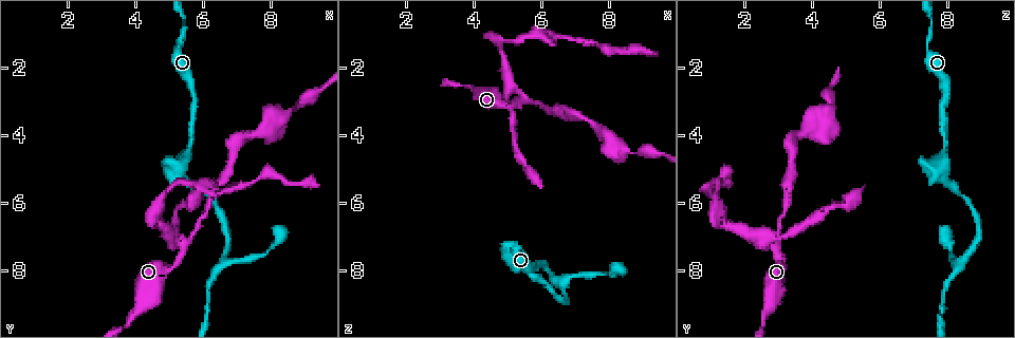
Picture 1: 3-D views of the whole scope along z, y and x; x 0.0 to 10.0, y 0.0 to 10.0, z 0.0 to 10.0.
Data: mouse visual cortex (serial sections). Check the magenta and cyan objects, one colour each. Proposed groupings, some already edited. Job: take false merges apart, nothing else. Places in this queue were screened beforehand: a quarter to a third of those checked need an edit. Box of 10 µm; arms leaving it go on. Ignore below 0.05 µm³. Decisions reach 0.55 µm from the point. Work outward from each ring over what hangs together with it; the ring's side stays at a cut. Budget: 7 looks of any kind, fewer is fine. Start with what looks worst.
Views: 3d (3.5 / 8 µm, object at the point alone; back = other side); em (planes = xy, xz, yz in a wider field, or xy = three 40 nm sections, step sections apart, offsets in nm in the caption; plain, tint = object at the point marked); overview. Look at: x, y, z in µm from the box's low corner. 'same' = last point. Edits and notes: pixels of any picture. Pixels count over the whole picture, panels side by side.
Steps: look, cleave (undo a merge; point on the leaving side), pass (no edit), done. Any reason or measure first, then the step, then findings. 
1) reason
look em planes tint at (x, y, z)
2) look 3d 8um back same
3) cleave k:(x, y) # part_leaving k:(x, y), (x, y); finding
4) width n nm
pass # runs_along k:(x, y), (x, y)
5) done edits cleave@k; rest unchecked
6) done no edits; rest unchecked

four arms meet
look 3d 3.5um at (5.45, 7.35, 2.95)

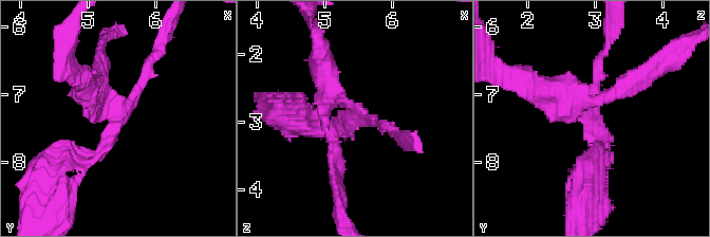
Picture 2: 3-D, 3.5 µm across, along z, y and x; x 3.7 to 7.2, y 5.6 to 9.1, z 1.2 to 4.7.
arm_widths 150, 150, 200, 350 nm
cleave 2:(605, 94) # part_leaving 2:(577, 106), (501, 71); a second cell is stuck on

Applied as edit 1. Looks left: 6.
abrupt turn
look 3d 3.5um at (5.35, 4.80, 7.70)

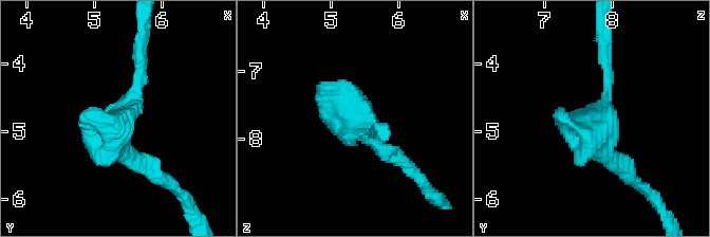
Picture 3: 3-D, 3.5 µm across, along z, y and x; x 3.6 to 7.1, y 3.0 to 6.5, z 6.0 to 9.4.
look em xy step 5 tint at (5.35, 4.85, 7.75)

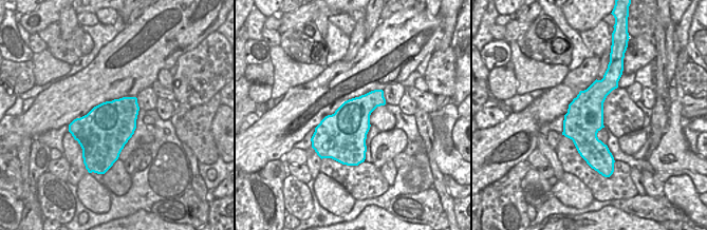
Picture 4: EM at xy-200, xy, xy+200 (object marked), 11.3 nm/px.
pass # runs_along 3:(604, 61), (597, 143), (627, 171); all the same cell

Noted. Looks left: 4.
sudden change in width
look 3d 8um back at (8.00, 3.70, 4.15)

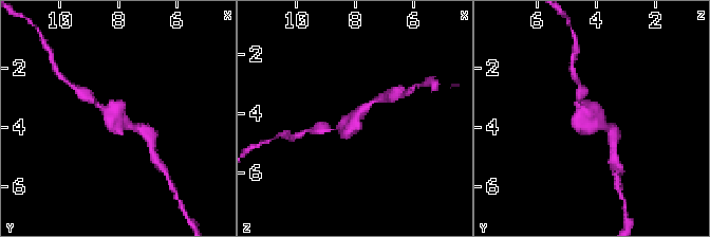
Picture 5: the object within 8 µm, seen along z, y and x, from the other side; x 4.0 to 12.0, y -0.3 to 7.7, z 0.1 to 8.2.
look em xy step 5 tint same

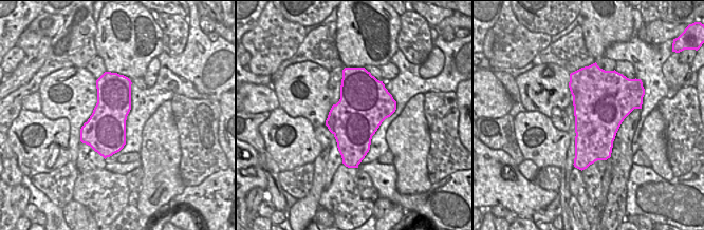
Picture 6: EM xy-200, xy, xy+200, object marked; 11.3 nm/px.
pass # runs_along 5:(134, 127), (89, 96); all the same cell

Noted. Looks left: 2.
done edits cleave@2; rest unchecked

